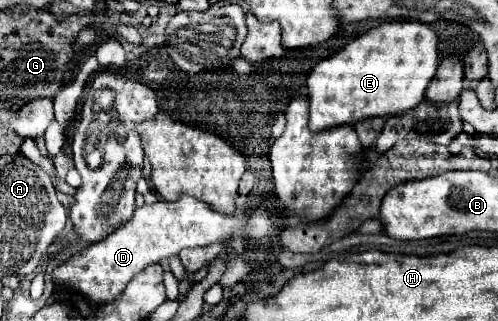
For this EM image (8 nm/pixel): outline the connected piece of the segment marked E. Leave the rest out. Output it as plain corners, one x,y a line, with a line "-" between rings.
383,22
365,34
353,38
347,46
321,60
307,78
307,94
311,102
311,130
319,132
337,124
355,124
361,118
369,116
393,116
415,108
425,98
425,88
433,80
439,64
437,54
437,36
435,32
421,22

